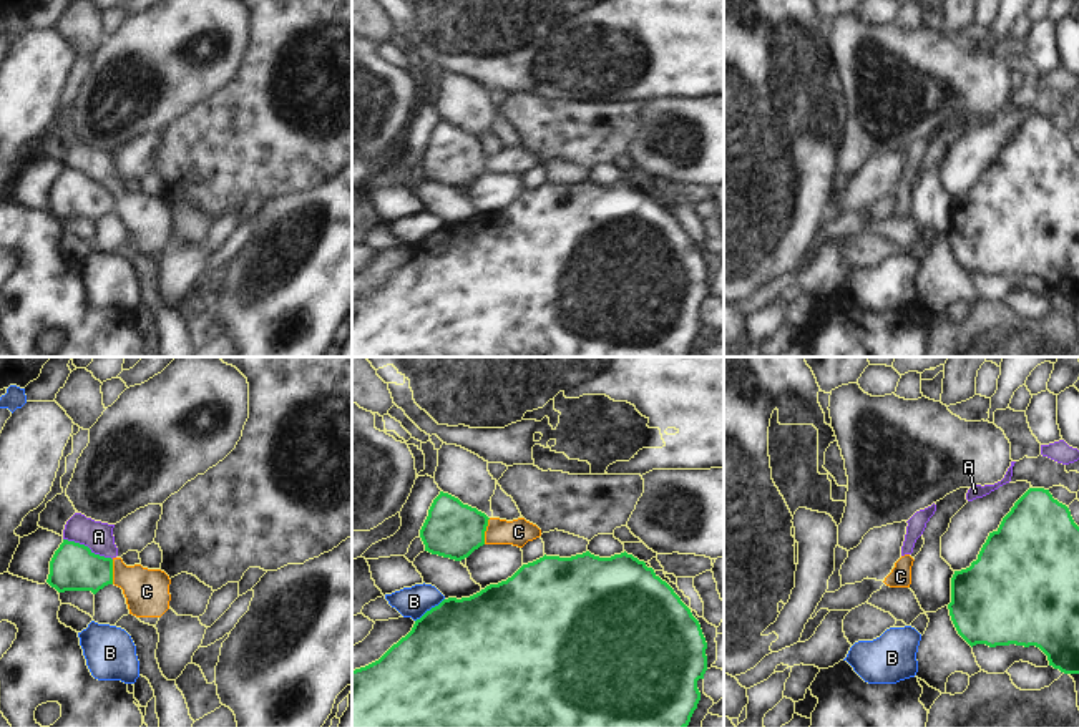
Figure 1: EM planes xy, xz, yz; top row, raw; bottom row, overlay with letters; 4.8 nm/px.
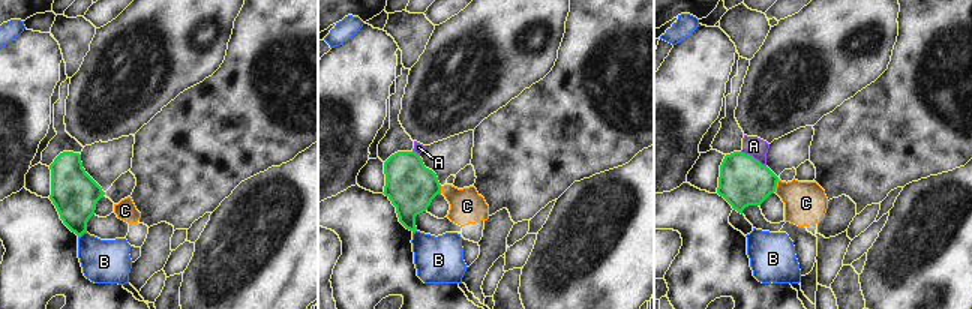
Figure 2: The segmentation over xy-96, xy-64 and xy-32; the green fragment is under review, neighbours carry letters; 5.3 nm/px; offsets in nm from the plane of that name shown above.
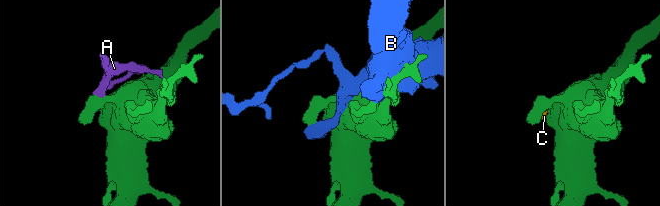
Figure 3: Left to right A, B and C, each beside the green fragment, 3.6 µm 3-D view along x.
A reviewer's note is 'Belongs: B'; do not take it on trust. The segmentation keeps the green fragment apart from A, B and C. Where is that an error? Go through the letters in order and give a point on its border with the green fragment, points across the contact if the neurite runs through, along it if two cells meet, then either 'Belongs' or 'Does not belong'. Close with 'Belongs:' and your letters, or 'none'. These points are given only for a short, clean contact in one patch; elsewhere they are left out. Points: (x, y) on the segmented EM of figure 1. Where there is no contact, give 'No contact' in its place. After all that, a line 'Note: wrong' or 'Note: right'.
A: Touches green at xy (87, 546). Boundary: xy (63, 538), (83, 543), (95, 553), (112, 560). Does not belong
B: Touches green at xz (430, 609). Does not belong
C: Touches green at xz (485, 530). Boundary: xz (490, 518), (483, 543). Does not belong
Belongs: none
Note: wrong

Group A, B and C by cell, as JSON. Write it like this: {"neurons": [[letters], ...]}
{"neurons": [["A", "C"], ["B"]]}

